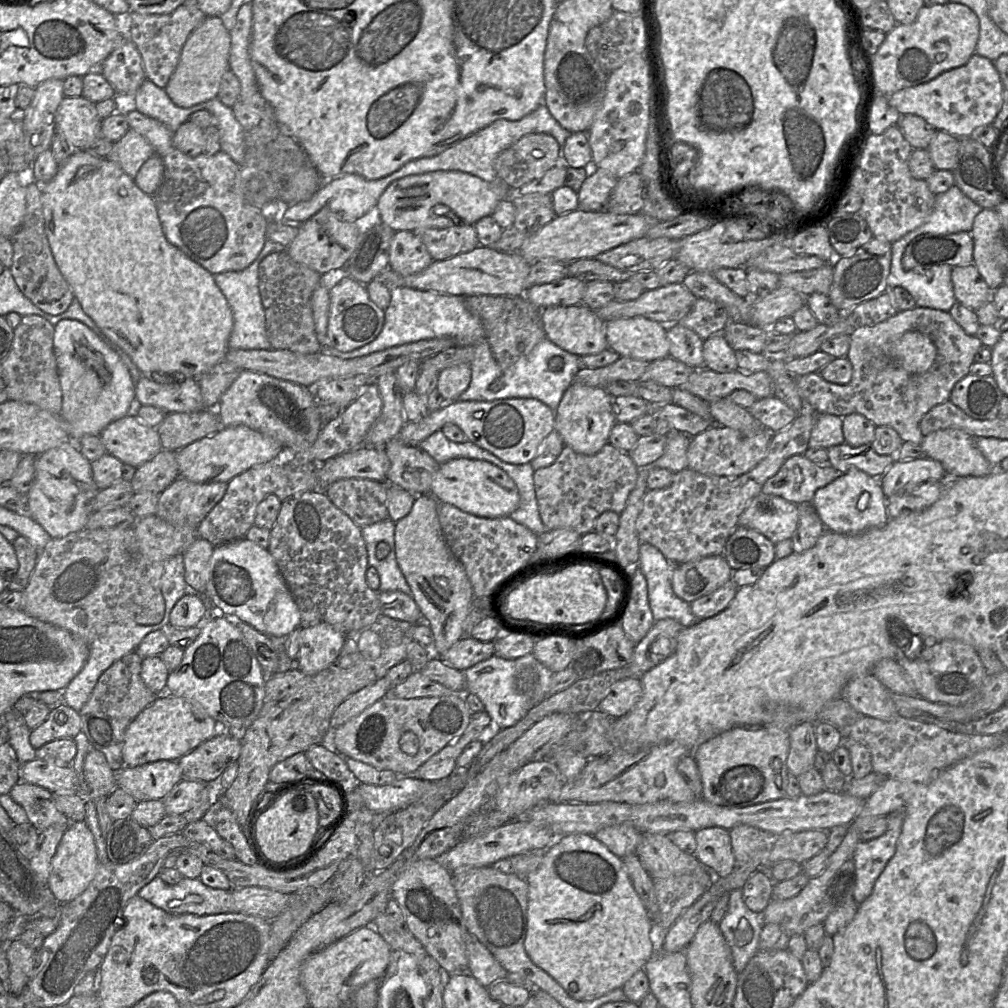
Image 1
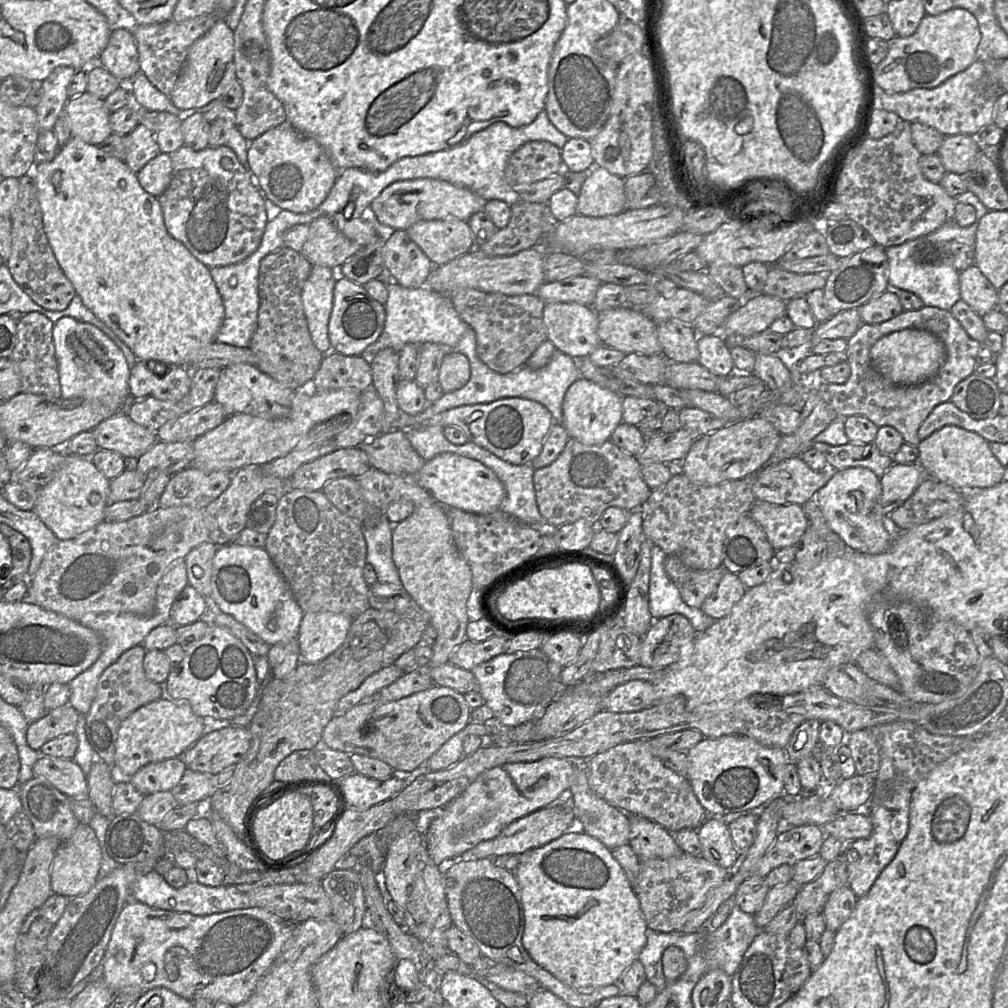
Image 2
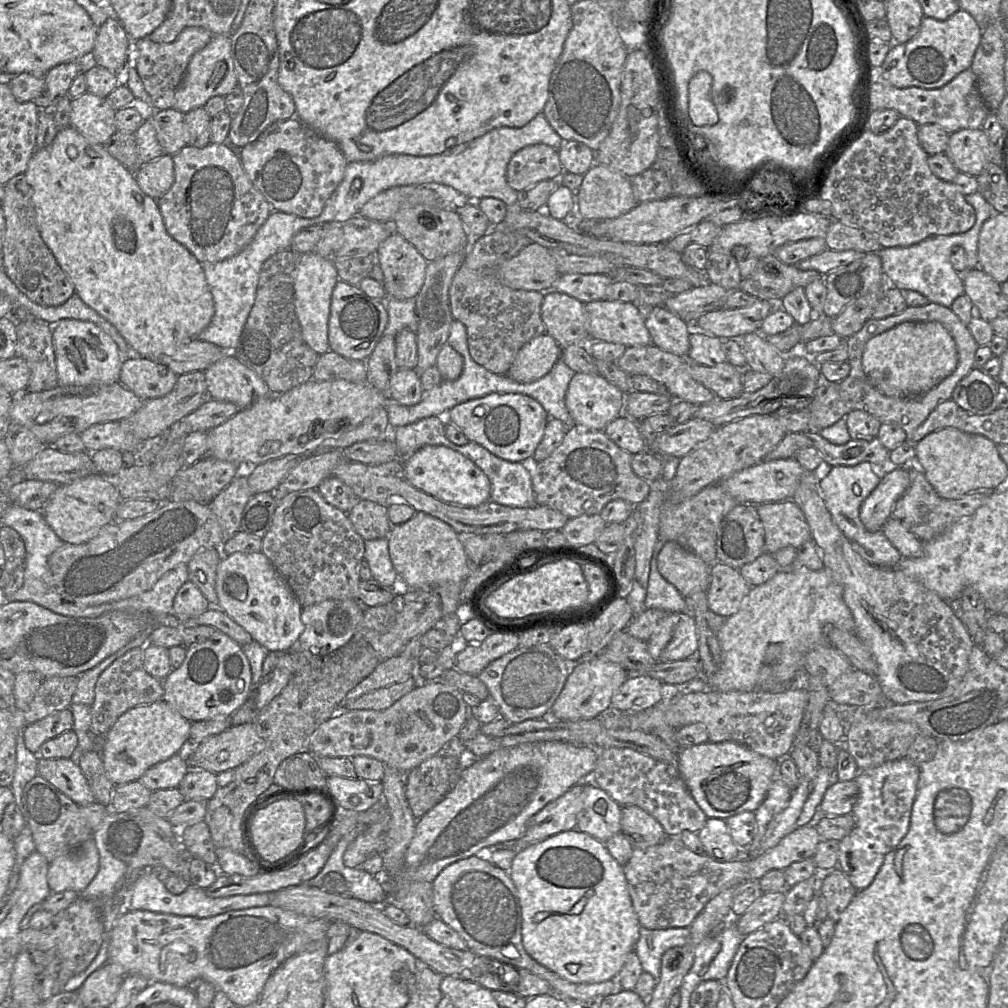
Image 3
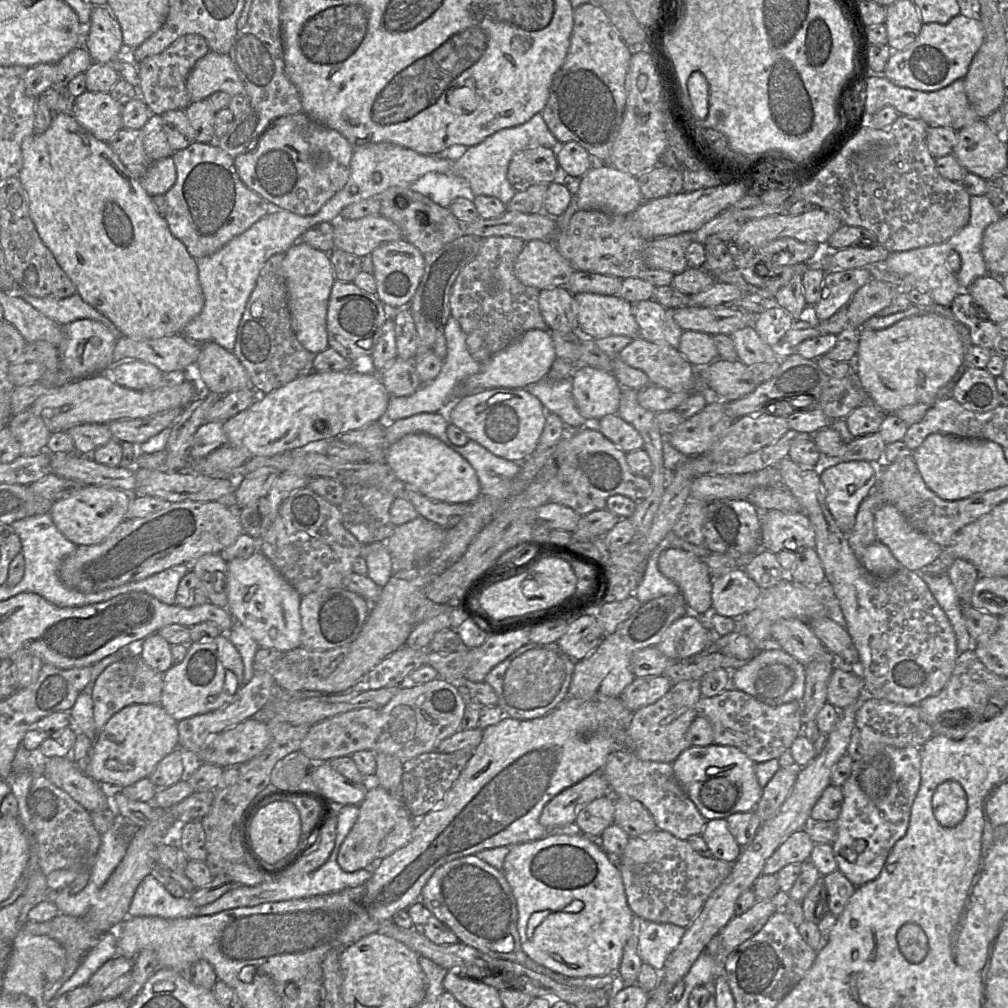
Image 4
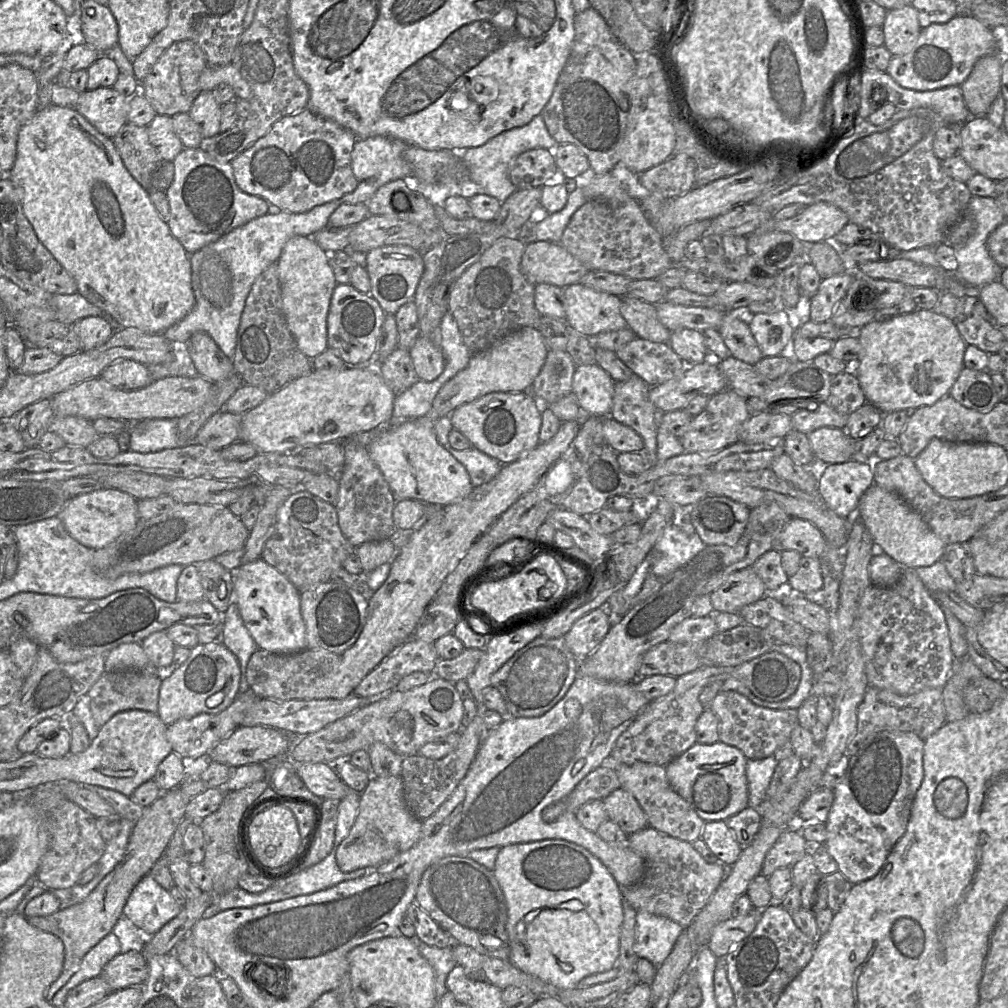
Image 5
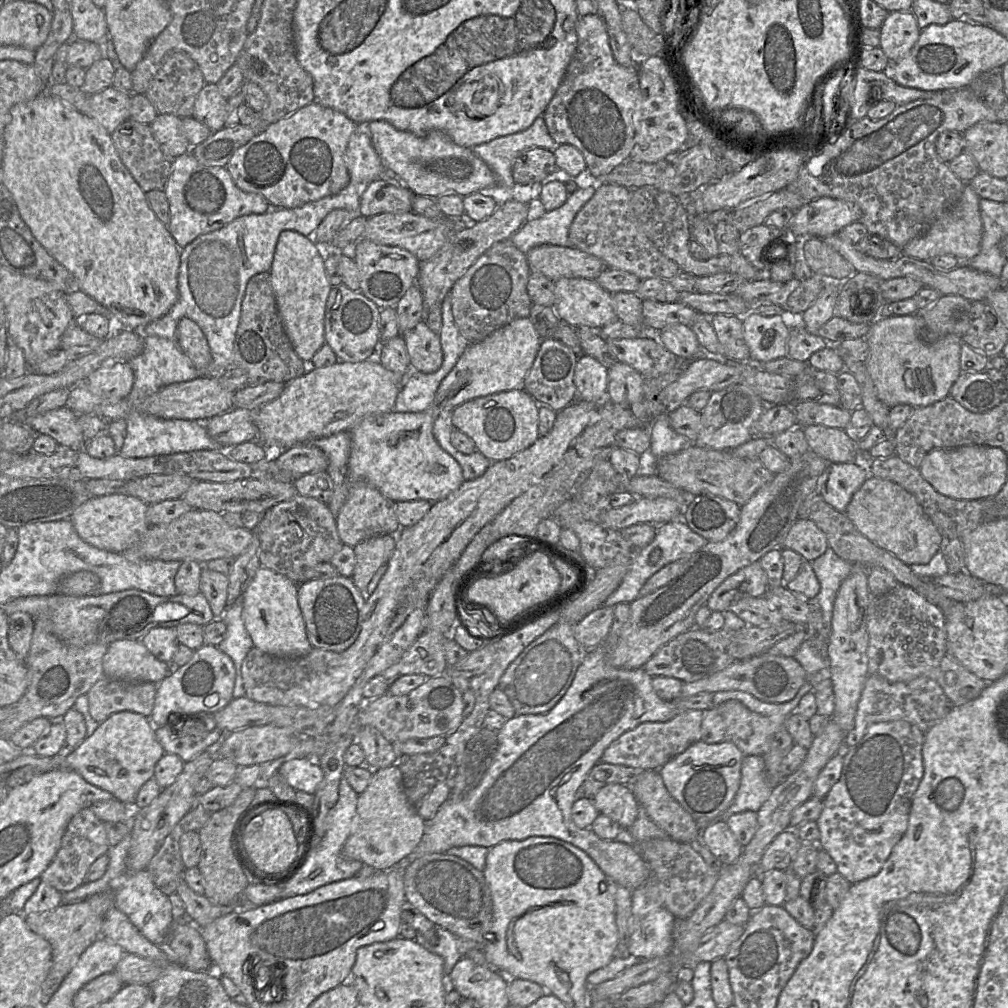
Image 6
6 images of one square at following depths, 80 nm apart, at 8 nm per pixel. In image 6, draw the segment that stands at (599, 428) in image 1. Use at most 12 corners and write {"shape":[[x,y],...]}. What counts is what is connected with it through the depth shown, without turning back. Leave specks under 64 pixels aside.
{"shape":[[579,355],[574,383],[581,400],[607,398],[608,367]]}

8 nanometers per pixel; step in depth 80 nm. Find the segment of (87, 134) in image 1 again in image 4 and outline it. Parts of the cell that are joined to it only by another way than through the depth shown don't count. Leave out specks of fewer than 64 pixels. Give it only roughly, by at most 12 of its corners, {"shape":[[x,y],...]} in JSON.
{"shape":[[86,90],[71,114],[108,143],[123,127],[110,93]]}

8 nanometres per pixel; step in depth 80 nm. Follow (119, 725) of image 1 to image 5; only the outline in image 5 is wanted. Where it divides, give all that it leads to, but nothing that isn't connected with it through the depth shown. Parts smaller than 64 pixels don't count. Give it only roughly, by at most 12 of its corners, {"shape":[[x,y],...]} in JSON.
{"shape":[[105,671],[91,686],[100,728],[118,712],[157,713],[164,671]]}

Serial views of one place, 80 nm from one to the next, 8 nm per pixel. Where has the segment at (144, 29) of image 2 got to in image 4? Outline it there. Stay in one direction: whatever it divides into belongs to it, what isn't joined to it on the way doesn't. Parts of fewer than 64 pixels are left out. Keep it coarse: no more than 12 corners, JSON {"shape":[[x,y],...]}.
{"shape":[[186,34],[137,64],[151,114],[186,109],[187,78],[210,51]]}

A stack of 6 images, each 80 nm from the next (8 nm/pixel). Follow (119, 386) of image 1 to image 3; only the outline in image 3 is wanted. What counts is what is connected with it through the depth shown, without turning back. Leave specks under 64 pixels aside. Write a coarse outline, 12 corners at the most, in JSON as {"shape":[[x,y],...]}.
{"shape":[[92,322],[53,326],[58,385],[119,382],[124,357]]}

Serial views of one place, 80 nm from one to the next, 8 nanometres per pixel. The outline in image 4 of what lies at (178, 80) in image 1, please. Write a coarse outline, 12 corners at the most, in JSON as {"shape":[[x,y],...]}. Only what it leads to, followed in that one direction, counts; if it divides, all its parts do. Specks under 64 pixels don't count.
{"shape":[[209,51],[191,70],[190,103],[244,94],[228,54]]}

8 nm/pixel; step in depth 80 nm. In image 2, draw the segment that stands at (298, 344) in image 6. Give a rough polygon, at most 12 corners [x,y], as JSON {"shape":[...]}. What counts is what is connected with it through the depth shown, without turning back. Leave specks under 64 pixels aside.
{"shape":[[312,265],[301,292],[311,339],[331,351],[332,268]]}

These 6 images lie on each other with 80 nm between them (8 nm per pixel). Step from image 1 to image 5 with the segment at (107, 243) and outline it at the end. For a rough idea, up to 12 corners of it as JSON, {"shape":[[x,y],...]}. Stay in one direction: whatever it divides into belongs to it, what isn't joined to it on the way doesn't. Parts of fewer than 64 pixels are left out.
{"shape":[[49,104],[8,177],[119,327],[193,309],[190,255],[113,143]]}

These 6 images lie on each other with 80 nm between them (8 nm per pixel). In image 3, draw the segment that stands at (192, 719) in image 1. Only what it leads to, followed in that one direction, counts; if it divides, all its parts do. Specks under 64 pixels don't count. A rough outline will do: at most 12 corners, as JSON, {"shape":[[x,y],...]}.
{"shape":[[163,699],[129,709],[101,753],[114,785],[187,749],[191,721]]}

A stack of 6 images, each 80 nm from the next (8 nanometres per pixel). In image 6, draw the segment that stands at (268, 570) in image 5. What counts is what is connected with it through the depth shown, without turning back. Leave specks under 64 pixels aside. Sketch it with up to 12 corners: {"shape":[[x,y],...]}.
{"shape":[[260,566],[243,593],[253,644],[302,657],[298,585]]}

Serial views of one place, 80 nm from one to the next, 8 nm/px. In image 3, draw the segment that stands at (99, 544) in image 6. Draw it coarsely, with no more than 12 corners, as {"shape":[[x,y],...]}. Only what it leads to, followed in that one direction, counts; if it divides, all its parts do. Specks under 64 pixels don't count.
{"shape":[[110,478],[59,485],[41,511],[64,543],[81,544],[115,520]]}

